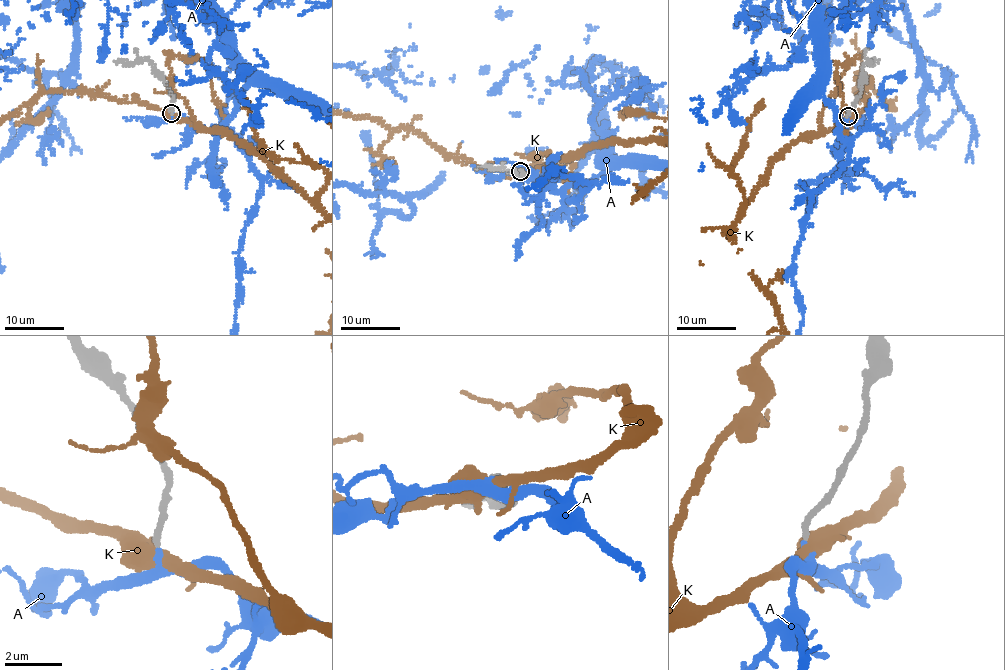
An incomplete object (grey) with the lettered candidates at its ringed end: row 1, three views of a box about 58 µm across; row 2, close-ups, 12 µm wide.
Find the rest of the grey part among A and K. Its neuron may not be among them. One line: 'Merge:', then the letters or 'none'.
Merge: A

